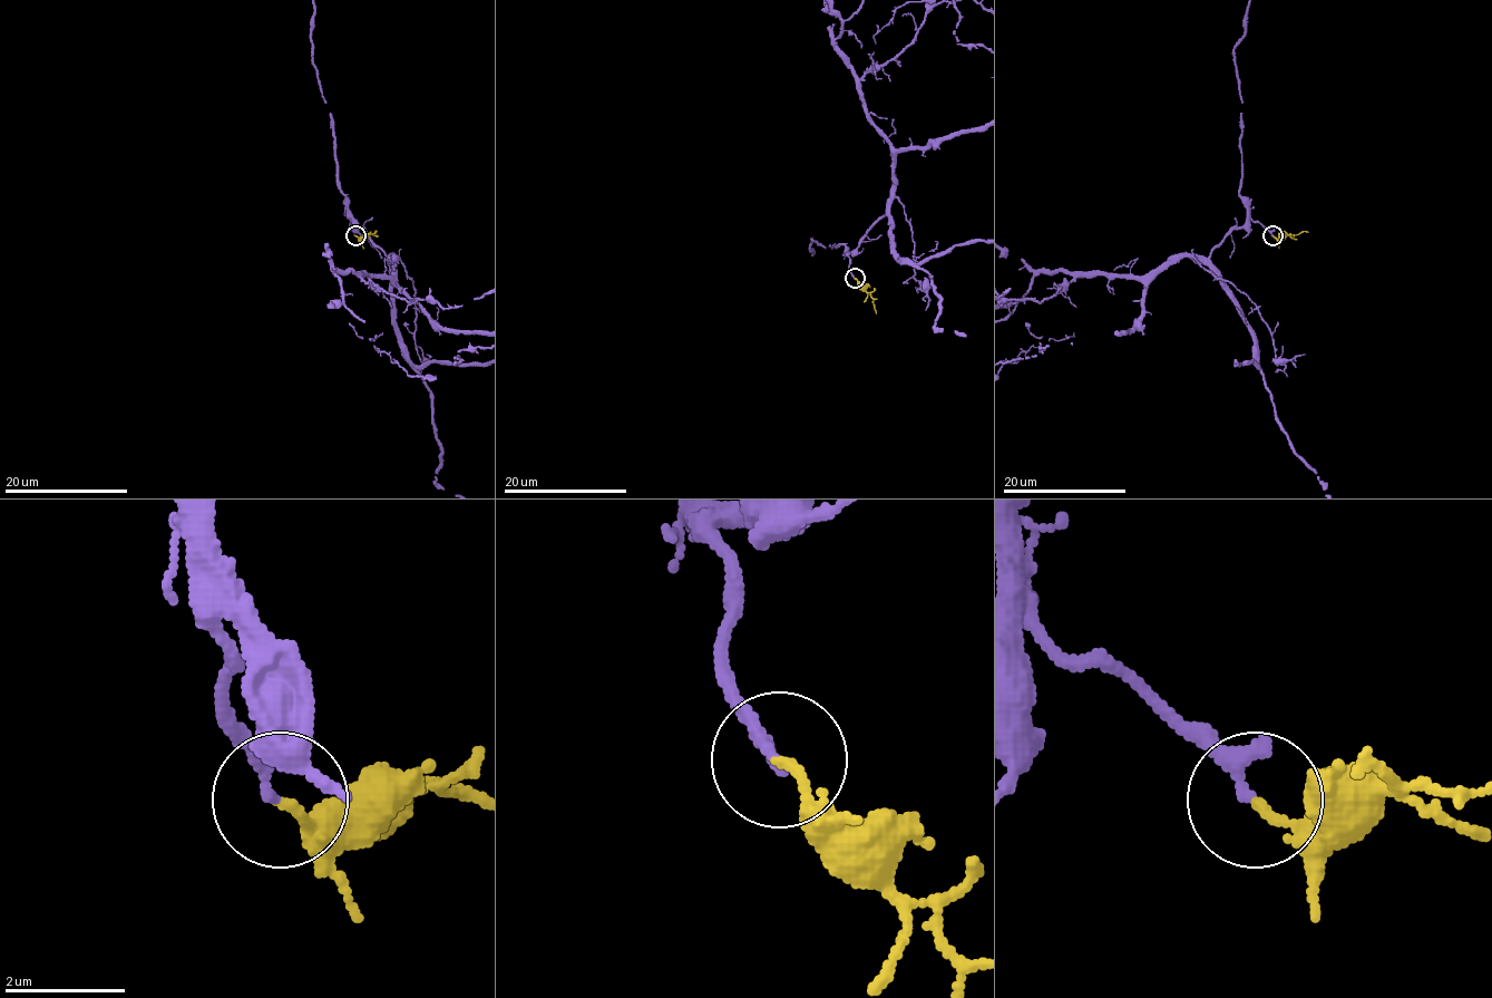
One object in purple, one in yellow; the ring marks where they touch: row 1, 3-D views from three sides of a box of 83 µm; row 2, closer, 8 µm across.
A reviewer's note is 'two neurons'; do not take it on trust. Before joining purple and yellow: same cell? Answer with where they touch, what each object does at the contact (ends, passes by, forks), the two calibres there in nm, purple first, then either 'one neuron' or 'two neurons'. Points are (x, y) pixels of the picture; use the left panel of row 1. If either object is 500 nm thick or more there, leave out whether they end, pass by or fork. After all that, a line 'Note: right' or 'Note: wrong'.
(356, 235) | purple passes by | yellow ends | 160/150 nm | one neuron
Note: wrong

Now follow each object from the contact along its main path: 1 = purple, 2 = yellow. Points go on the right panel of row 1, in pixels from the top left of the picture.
1: (1273, 235), (1259, 223), (1236, 226), (1210, 263), (1254, 340), (1275, 419)
2: (1273, 235), (1308, 232)

